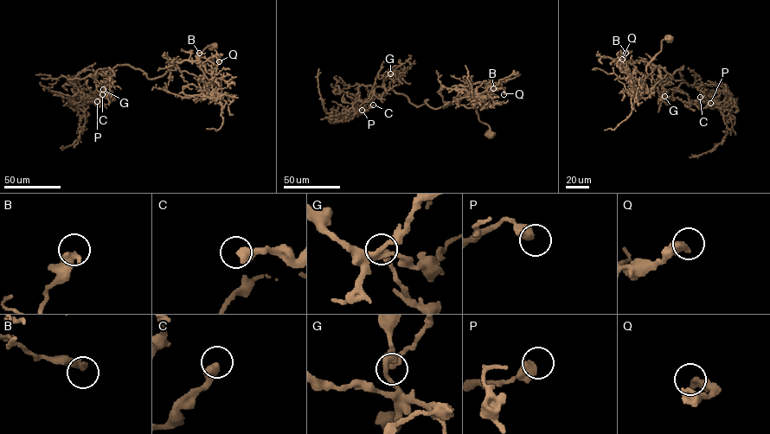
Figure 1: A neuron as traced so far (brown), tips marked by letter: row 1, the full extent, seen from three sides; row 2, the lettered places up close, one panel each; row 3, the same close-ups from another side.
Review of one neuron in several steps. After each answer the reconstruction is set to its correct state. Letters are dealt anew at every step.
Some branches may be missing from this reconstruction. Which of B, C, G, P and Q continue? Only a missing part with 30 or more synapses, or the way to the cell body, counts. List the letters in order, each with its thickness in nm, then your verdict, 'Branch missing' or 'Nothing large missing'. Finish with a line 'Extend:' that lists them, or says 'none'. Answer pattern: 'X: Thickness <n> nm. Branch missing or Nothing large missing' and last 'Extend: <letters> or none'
B: Thickness 380 nm. Nothing large missing
C: Thickness 440 nm. Nothing large missing
G: Thickness 240 nm. Nothing large missing
P: Thickness 550 nm. Nothing large missing
Q: Thickness 360 nm. Nothing large missing
Extend: none

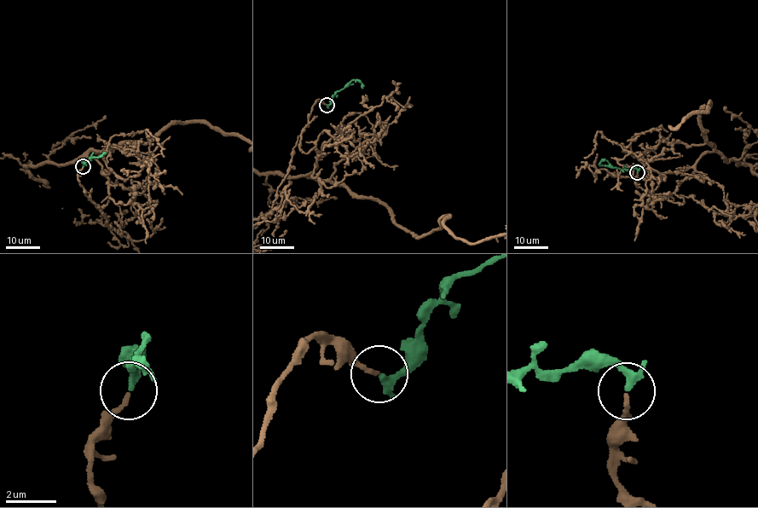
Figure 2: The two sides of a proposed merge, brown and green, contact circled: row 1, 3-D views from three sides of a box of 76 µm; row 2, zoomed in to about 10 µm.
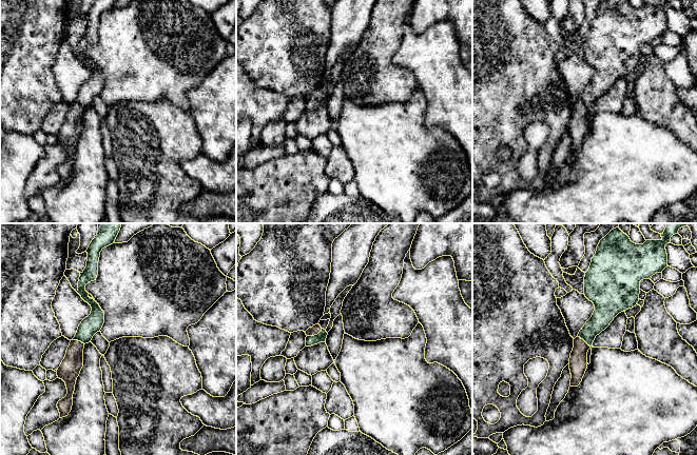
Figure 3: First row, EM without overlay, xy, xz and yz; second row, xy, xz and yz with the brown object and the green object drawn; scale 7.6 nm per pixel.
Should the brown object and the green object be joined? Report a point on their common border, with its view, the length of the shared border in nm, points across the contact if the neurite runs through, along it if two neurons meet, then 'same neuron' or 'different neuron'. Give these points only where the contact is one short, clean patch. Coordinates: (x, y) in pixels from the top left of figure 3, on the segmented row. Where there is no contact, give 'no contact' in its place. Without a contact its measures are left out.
meets brown in xz at (314, 334); contact 130 nm long; runs through xz (316, 329), (314, 334), (321, 337); same neuron

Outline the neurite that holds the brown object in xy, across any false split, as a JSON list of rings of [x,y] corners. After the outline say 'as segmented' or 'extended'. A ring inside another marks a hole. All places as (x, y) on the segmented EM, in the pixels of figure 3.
[[[98,223],[98,233],[86,250],[86,266],[80,273],[77,293],[91,305],[92,311],[79,324],[77,333],[66,350],[65,357],[57,370],[58,378],[65,382],[67,389],[66,396],[57,403],[60,418],[67,416],[72,410],[76,380],[83,367],[84,344],[91,342],[93,336],[101,330],[104,323],[104,313],[99,304],[89,297],[85,285],[96,280],[100,252],[114,243],[120,228],[121,223]]]; extended

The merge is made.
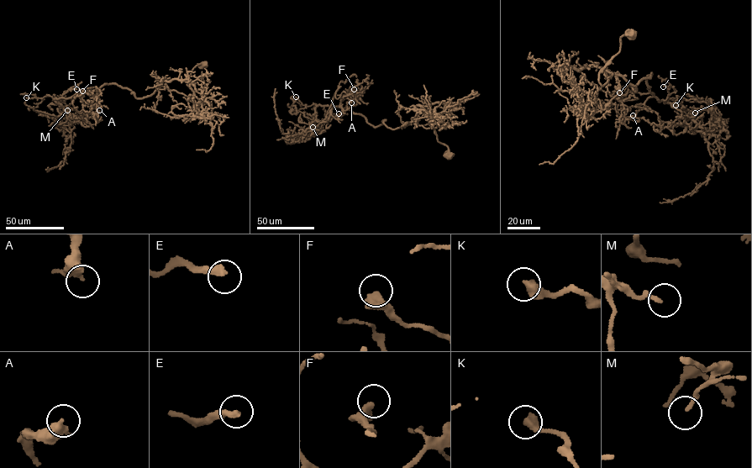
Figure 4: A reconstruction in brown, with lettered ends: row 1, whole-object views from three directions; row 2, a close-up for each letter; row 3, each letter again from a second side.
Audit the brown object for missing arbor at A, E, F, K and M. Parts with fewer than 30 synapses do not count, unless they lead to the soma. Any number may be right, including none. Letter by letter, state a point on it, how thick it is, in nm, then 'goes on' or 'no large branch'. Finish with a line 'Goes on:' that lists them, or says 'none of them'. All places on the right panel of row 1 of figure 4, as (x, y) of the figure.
A: (633, 115) | 360 nm | no large branch
E: (663, 86) | 300 nm | no large branch
F: (619, 92) | 460 nm | no large branch
K: (675, 105) | 460 nm | goes on
M: (695, 113) | 180 nm | no large branch
Goes on: K

